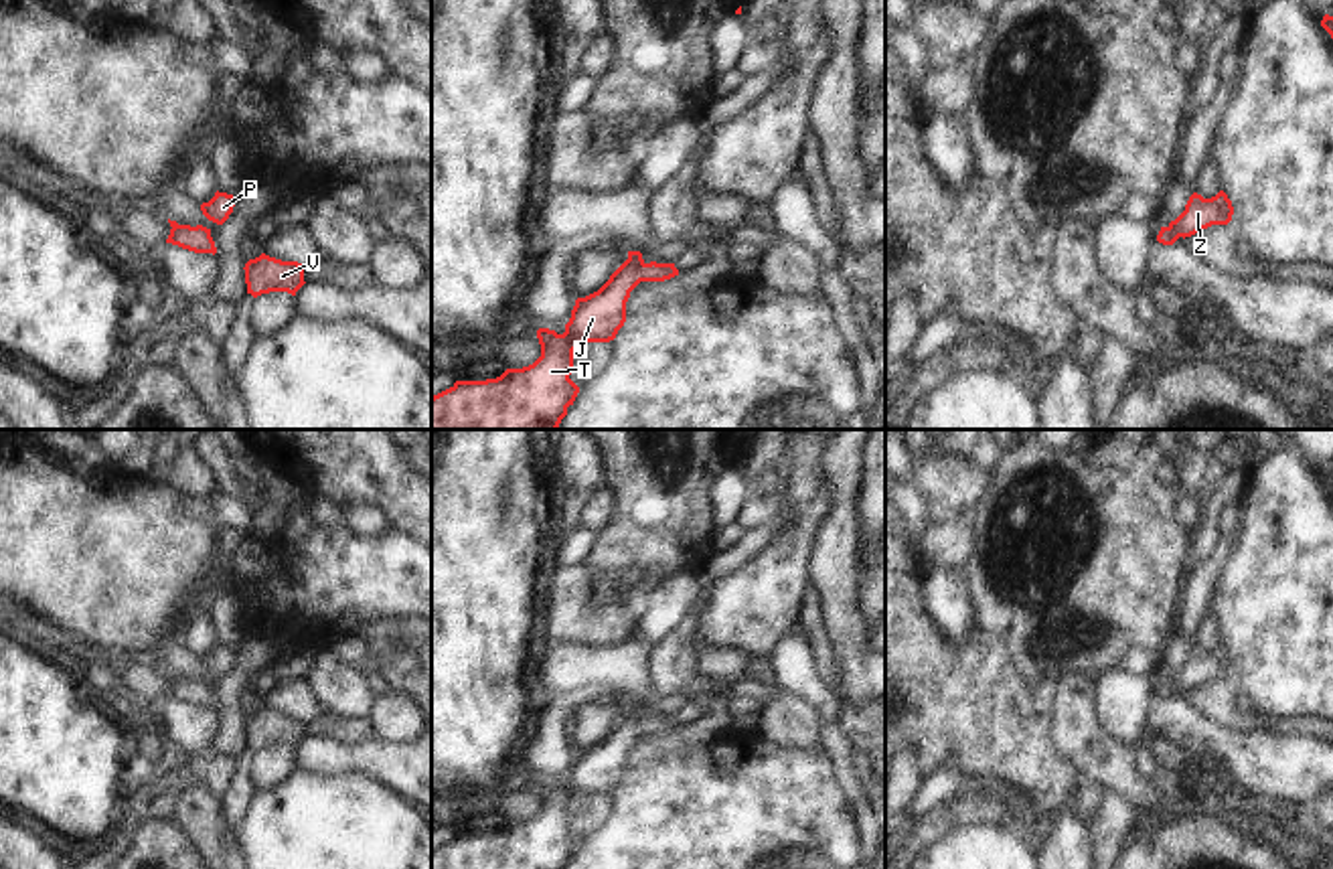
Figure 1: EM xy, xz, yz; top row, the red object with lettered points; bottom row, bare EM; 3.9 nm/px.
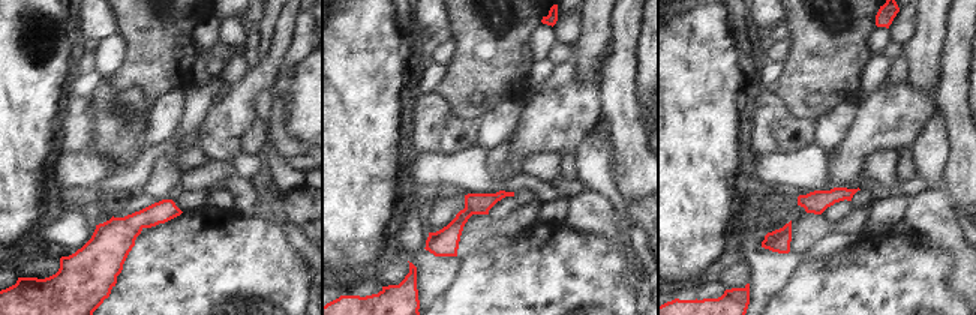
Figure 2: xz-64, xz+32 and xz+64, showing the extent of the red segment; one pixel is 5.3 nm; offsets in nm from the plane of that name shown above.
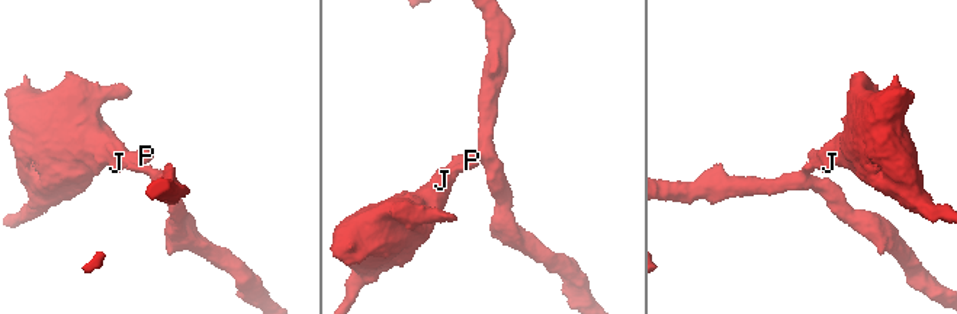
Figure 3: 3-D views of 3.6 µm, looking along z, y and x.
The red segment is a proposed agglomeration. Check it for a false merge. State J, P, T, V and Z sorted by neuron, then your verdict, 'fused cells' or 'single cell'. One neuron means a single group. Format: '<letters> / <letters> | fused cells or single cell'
J P T Z / V | fused cells

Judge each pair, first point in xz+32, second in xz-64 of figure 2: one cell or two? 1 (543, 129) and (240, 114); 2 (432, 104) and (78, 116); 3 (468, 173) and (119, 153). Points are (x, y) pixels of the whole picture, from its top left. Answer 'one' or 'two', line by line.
1: one
2: one
3: two

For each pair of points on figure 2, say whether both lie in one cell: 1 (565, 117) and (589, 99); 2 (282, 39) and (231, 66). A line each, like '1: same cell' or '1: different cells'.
1: same cell
2: different cells

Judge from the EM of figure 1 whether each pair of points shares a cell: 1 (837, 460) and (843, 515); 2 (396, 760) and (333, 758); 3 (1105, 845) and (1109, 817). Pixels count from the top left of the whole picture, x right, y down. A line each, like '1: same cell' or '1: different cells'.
1: same cell
2: same cell
3: same cell

